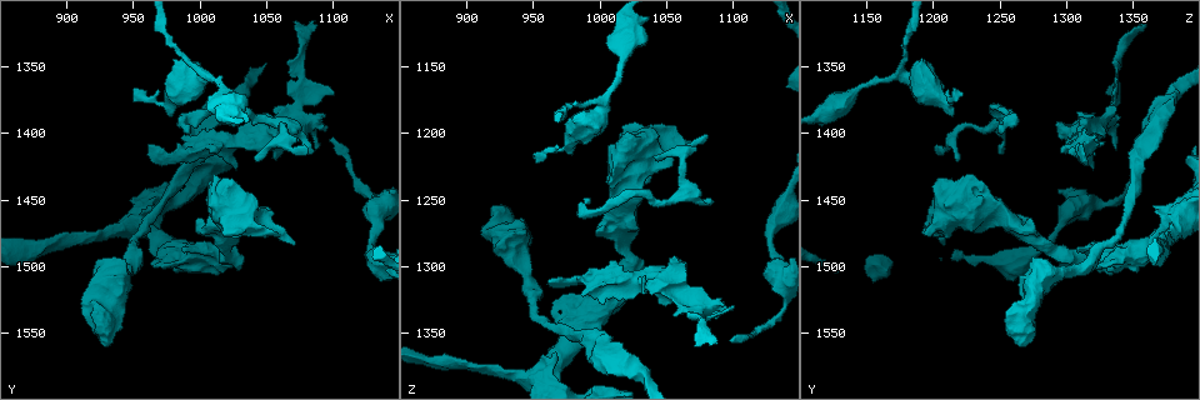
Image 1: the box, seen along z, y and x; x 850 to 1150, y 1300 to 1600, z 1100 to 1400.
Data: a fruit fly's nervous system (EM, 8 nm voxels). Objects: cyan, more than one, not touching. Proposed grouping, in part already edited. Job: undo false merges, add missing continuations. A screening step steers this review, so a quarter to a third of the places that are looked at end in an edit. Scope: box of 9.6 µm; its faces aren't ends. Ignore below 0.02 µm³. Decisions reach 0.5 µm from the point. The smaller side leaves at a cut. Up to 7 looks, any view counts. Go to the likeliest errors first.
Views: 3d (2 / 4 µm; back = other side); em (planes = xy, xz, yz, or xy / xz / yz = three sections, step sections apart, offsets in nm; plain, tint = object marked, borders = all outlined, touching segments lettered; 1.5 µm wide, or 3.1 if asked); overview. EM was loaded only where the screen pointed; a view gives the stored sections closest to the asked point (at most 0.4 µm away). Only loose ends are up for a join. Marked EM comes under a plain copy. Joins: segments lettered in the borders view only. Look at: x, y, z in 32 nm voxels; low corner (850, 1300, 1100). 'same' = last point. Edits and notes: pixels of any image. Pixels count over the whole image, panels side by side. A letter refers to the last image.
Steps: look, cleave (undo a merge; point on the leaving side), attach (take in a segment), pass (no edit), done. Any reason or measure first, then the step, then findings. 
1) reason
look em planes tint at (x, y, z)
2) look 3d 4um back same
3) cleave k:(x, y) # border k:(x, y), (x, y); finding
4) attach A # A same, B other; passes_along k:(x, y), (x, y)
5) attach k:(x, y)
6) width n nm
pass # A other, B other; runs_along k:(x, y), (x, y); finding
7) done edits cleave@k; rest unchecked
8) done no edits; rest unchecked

an open end
look em xy step 8 tint at (1082, 1412, 1204)

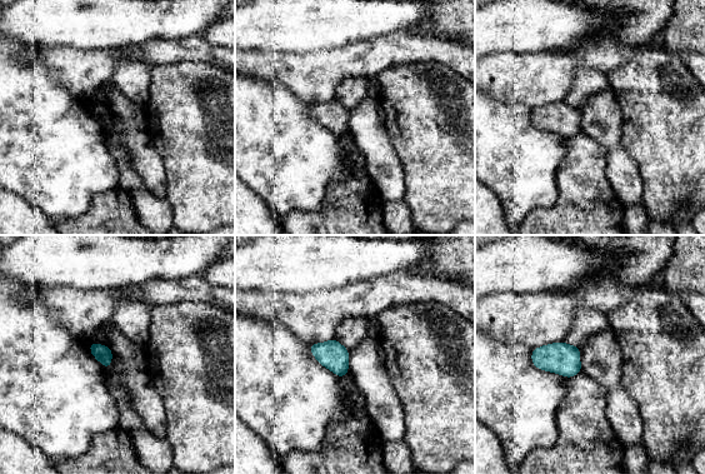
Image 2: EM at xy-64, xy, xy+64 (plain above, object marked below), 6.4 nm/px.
look em planes borders same

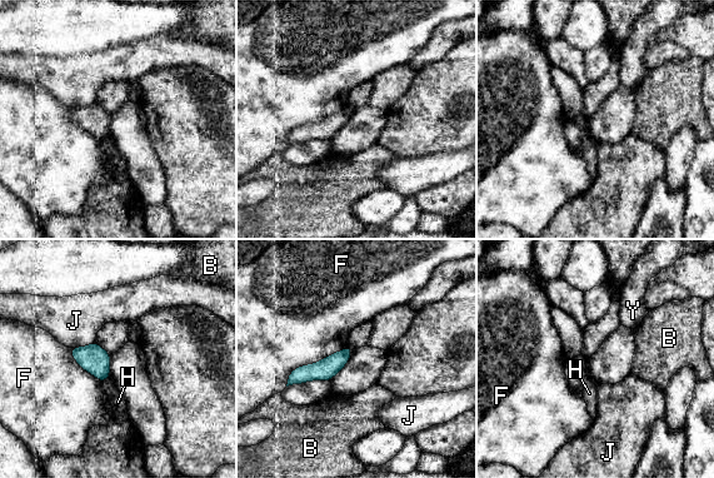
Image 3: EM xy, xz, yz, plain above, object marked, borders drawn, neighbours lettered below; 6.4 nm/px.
pass # B other, F other, H other, J other, Y other; border 3:(348, 345), (296, 367), (285, 386); no lettered segment goes on from it

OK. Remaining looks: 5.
free end
look 3d 2um at (962, 1410, 1312)

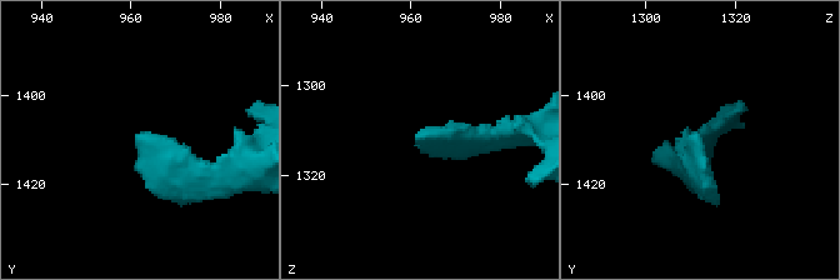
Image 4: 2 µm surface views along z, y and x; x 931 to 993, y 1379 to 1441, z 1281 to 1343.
now the EM
look em xz step 8 borders at (962, 1409, 1313)

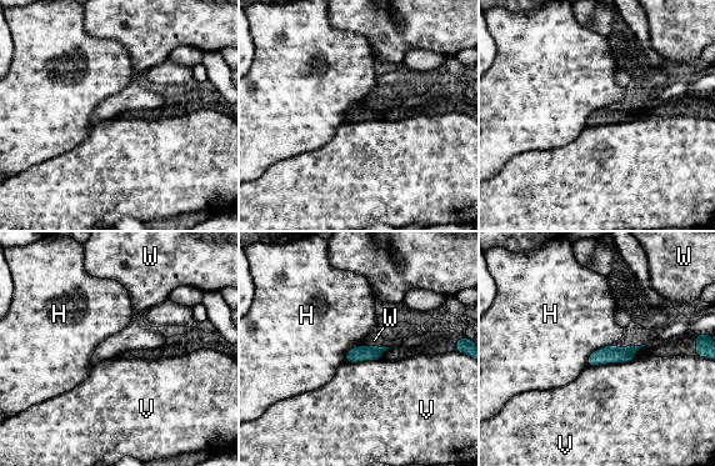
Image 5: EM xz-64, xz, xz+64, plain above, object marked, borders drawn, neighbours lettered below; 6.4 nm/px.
look em planes borders same

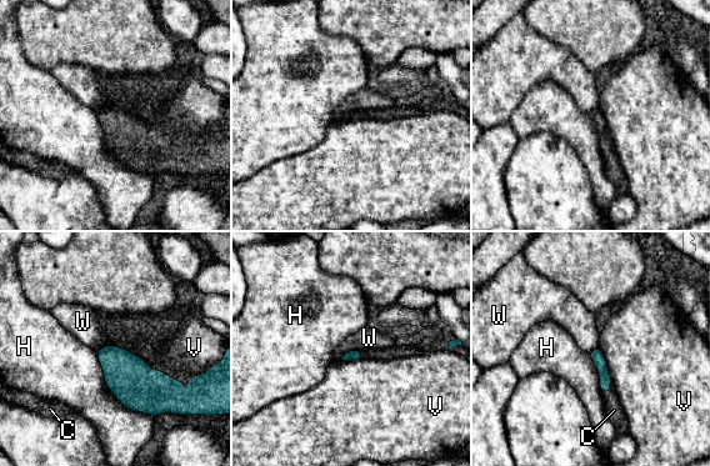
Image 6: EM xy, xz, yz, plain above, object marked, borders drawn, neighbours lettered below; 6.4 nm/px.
attach C # C same, H other, V other, W other; passes_along 6:(596, 355), (609, 387), (614, 410); the neuron continues

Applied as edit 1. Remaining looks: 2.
a narrow waist
look 3d 2um at (980, 1334, 1178)

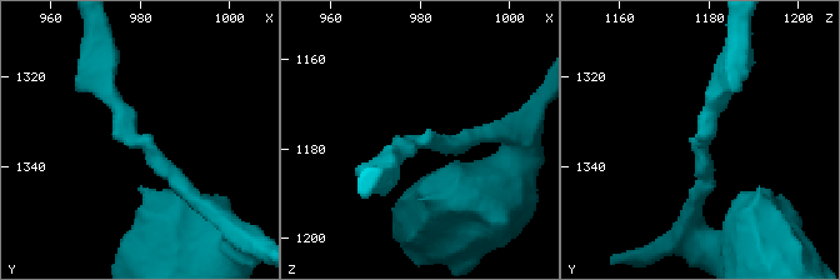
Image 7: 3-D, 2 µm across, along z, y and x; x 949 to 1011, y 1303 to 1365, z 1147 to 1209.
arm_widths 170, 220 nm; need the tissue
look em planes borders at (979, 1333, 1179)

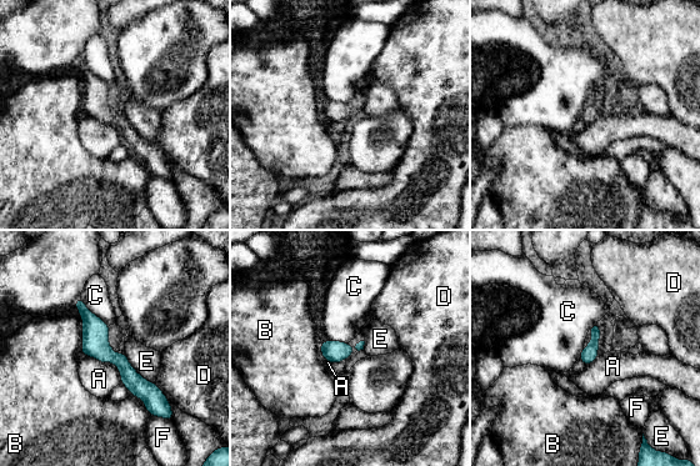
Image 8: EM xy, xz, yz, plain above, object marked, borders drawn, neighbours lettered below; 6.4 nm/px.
pass # A other, B other, C other, D other, E other, F other; border 8:(80, 297), (84, 305), (108, 326); all the same neuron

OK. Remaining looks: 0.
done edits attach@6; rest unchecked

